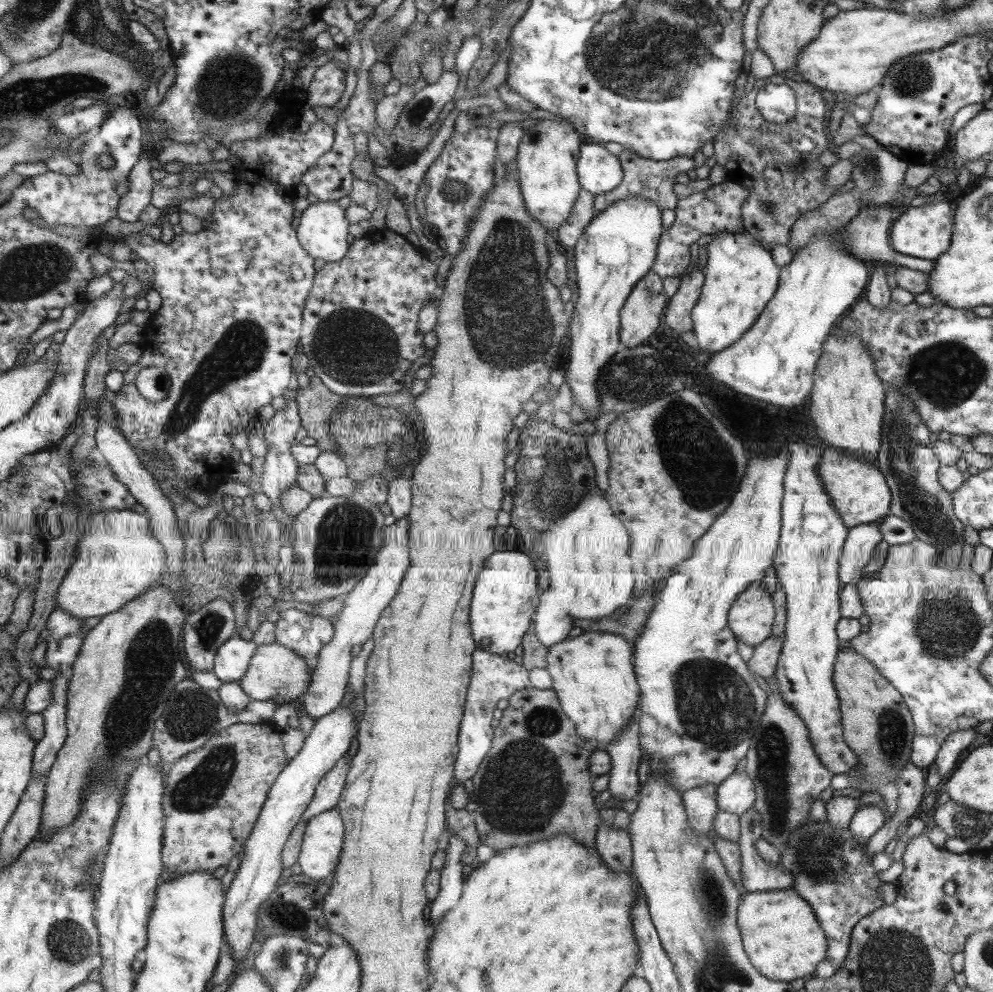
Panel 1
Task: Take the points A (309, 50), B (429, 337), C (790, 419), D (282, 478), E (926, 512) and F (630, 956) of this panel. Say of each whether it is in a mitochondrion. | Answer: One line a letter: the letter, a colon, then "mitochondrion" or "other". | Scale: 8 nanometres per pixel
A: other
B: other
C: other
D: other
E: mitochondrion
F: other

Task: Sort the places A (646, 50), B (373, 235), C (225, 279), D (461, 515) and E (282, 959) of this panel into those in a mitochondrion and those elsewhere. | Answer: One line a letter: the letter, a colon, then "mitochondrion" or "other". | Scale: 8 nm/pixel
A: mitochondrion
B: other
C: other
D: other
E: mitochondrion

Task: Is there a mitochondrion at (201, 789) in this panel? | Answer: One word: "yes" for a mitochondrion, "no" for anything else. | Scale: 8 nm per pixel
yes

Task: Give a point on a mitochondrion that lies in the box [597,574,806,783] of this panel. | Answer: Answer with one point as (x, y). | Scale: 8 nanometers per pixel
(716, 708)

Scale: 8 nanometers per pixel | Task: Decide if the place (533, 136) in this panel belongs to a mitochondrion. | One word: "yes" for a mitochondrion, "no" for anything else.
no

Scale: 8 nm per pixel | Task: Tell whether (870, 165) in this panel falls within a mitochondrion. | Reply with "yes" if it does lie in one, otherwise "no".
yes

